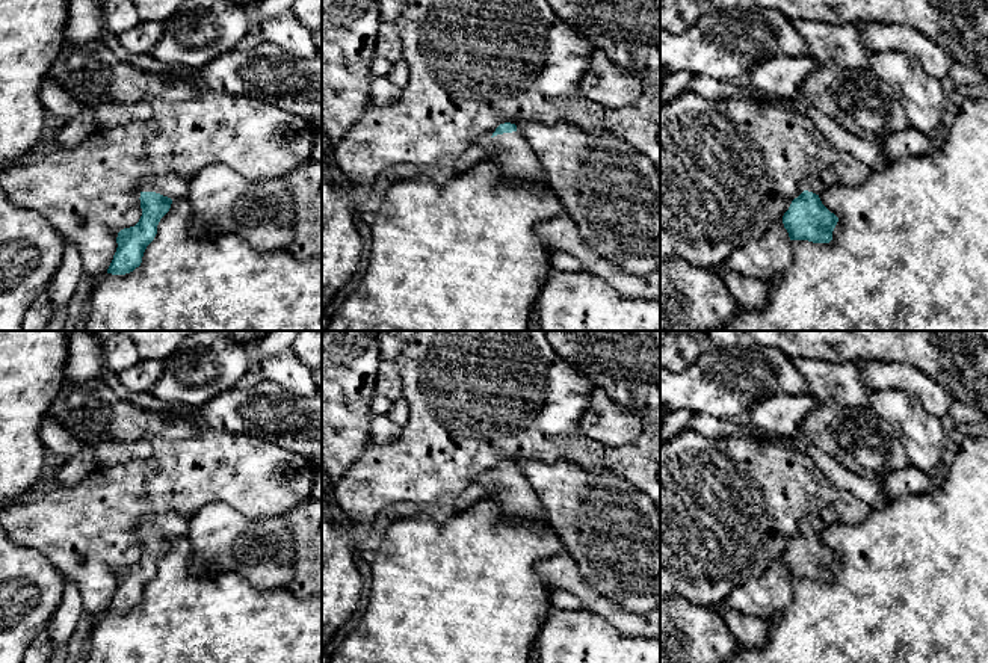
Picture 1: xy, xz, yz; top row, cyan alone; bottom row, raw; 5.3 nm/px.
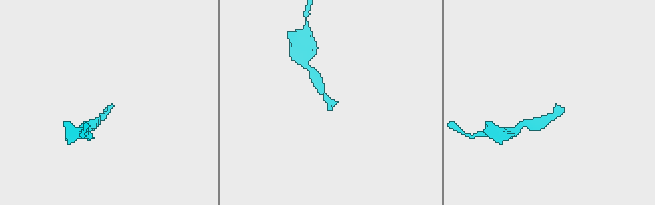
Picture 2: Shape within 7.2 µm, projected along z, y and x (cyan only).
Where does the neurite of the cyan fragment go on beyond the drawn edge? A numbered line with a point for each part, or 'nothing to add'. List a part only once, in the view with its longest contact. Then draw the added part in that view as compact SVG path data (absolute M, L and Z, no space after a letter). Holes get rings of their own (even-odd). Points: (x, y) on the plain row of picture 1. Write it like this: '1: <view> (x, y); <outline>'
1: xy (171, 524); M154 513L145 517L139 523L140 530L156 530L171 538L187 536L189 533L189 518L186 515L177 513Z

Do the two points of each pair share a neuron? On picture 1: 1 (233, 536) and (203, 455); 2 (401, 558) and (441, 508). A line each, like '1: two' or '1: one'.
1: two
2: two

